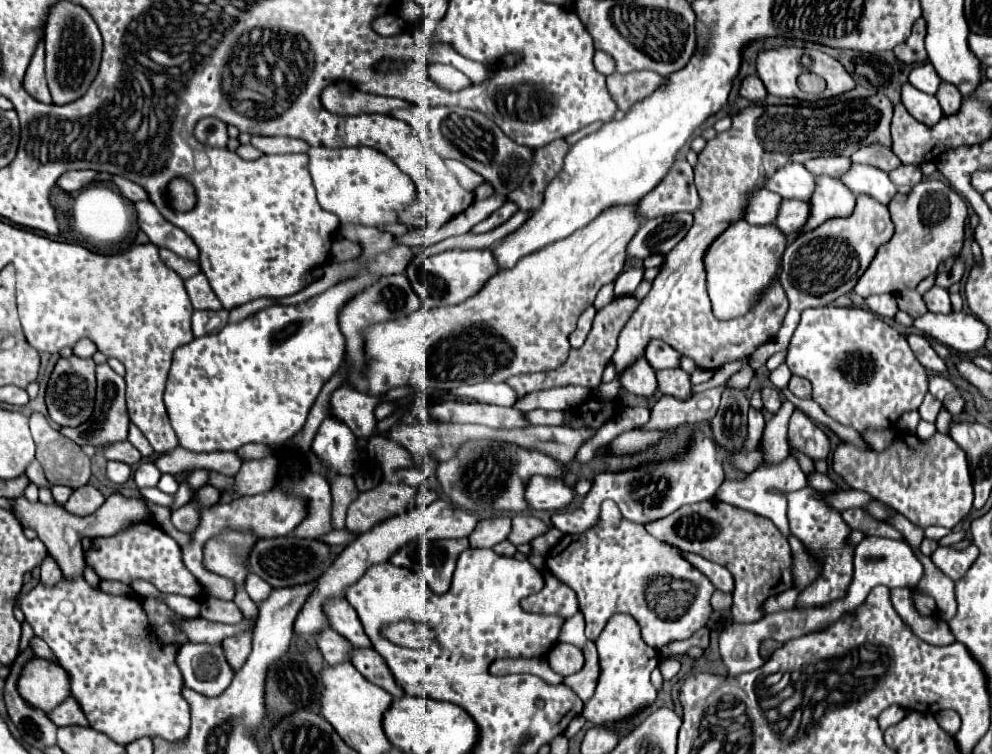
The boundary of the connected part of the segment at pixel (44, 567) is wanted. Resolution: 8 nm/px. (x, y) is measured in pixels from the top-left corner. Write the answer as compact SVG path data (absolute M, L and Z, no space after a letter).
M47 553L47 557L43 559L41 563L41 581L47 585L47 587L53 587L53 583L59 583L63 577L61 569L57 567L57 561Z

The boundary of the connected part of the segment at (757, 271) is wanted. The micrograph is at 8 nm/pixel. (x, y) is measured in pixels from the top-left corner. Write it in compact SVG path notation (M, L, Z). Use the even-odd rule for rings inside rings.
M745 221L731 223L707 247L703 265L707 275L707 293L717 319L735 319L749 311L753 299L773 281L779 271L779 259L785 251L787 239L773 225L749 225Z

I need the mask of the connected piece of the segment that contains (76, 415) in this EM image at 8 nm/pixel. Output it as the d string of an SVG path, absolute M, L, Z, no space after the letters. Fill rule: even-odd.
M77 355L61 357L49 377L45 403L49 411L49 419L61 427L77 427L83 425L95 405L95 361L93 359L81 359Z

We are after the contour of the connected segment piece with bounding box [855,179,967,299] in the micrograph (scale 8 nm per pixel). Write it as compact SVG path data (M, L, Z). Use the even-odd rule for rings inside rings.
M925 179L907 195L895 193L887 203L887 209L895 225L895 233L877 249L869 269L855 285L855 293L865 299L871 295L895 295L903 289L915 289L925 277L935 273L945 259L959 255L965 243L963 227L967 219L967 203L959 193L937 179Z

